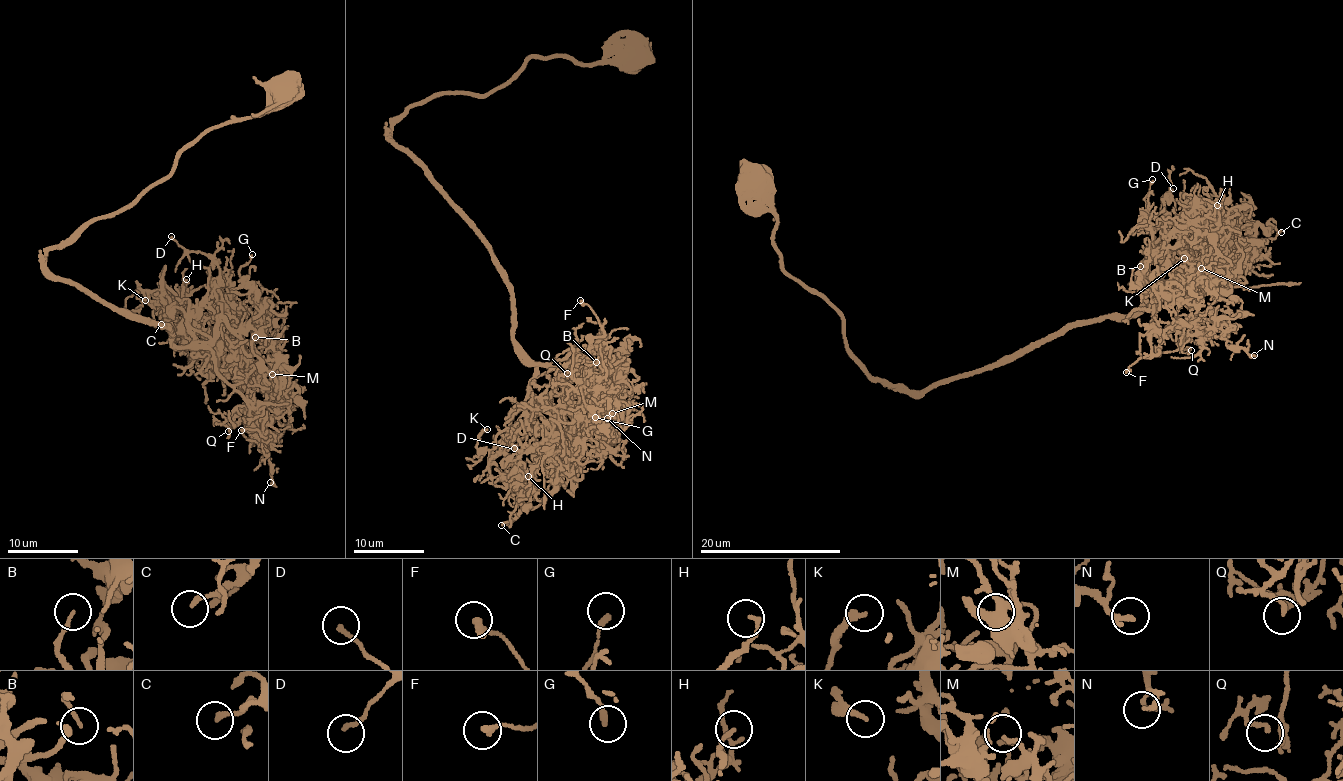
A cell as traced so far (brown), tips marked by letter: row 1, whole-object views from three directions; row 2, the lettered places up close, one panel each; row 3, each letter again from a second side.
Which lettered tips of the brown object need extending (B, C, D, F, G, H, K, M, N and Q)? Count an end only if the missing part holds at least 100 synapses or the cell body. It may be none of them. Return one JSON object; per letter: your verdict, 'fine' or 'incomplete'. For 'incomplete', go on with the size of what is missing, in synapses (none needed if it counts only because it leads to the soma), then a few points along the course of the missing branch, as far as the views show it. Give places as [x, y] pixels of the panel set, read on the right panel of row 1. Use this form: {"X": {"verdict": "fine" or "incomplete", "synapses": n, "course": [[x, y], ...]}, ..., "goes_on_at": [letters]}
{"B": {"verdict": "fine"}, "C": {"verdict": "fine"}, "D": {"verdict": "fine"}, "F": {"verdict": "fine"}, "G": {"verdict": "fine"}, "H": {"verdict": "fine"}, "K": {"verdict": "fine"}, "M": {"verdict": "fine"}, "N": {"verdict": "fine"}, "Q": {"verdict": "fine"}, "goes_on_at": []}

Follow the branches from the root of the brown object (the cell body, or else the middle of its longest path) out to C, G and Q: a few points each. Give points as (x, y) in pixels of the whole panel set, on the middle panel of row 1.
C: (633, 53), (537, 55), (391, 127), (485, 243), (535, 367), (504, 436), (526, 506), (501, 525)
G: (633, 53), (537, 55), (391, 127), (488, 249), (513, 340), (599, 387), (595, 417)
Q: (633, 53), (537, 55), (391, 127), (488, 249), (513, 342), (535, 363), (590, 351), (567, 373)

